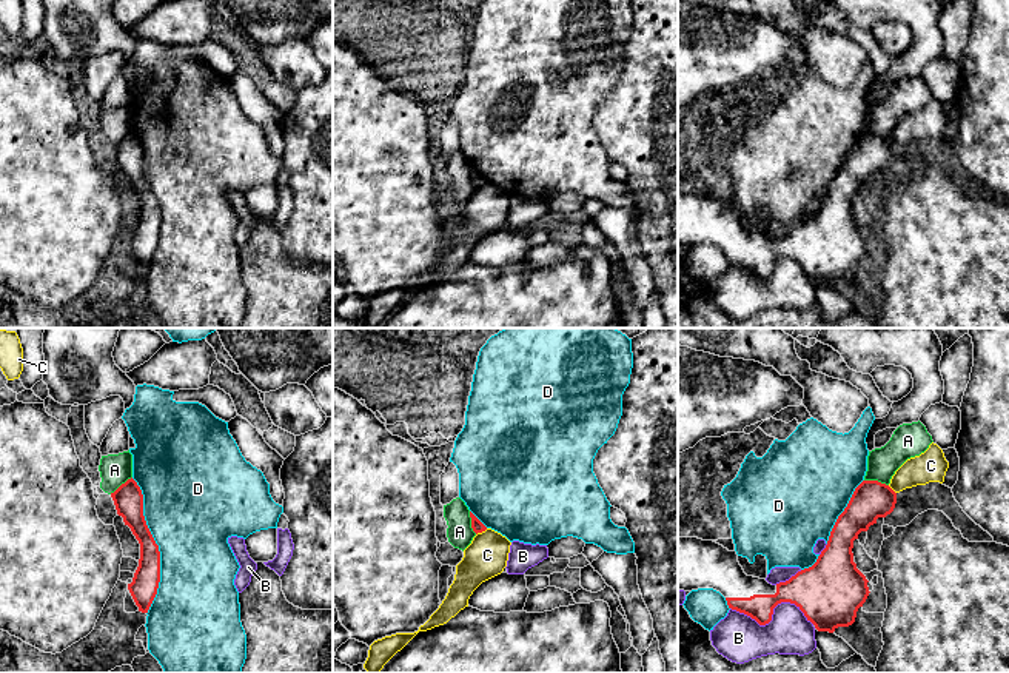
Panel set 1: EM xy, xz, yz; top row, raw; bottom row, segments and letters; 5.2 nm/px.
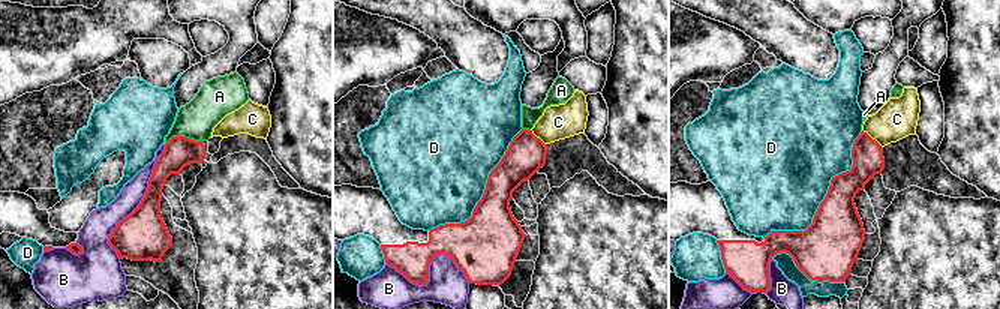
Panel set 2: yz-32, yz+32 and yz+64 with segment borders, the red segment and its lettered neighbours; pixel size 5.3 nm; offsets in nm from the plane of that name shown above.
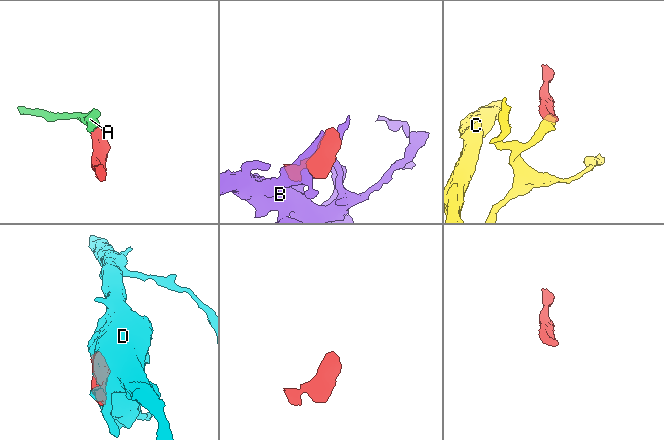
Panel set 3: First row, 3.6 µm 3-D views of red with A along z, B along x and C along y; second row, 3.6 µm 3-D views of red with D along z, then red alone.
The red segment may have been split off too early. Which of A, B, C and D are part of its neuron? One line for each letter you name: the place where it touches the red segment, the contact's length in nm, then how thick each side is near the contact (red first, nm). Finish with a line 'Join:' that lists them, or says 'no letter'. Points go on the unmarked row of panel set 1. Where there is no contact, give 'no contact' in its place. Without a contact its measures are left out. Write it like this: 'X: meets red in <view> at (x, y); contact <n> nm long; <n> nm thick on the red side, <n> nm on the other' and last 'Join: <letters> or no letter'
Join: no letter

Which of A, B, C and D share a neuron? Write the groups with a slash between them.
A B / C / D

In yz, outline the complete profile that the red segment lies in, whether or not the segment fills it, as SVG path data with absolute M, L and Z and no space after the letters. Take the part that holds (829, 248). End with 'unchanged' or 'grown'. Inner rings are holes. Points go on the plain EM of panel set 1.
M863 136L838 171L827 200L816 217L776 240L766 234L747 231L738 217L736 206L729 206L713 196L678 193L678 245L713 243L726 253L729 263L750 271L759 280L772 276L773 263L778 259L790 257L804 268L818 286L833 288L838 282L849 282L855 277L858 263L863 262L870 248L869 236L853 217L853 196L861 186L867 186L870 180L877 179L878 172L890 169L895 159L897 148L889 140L878 136Z | grown

